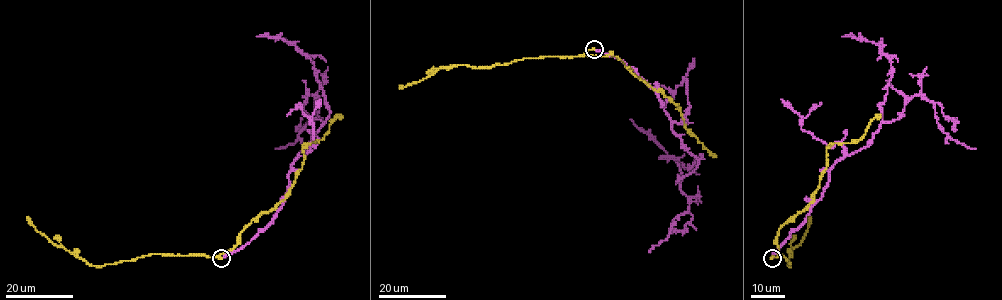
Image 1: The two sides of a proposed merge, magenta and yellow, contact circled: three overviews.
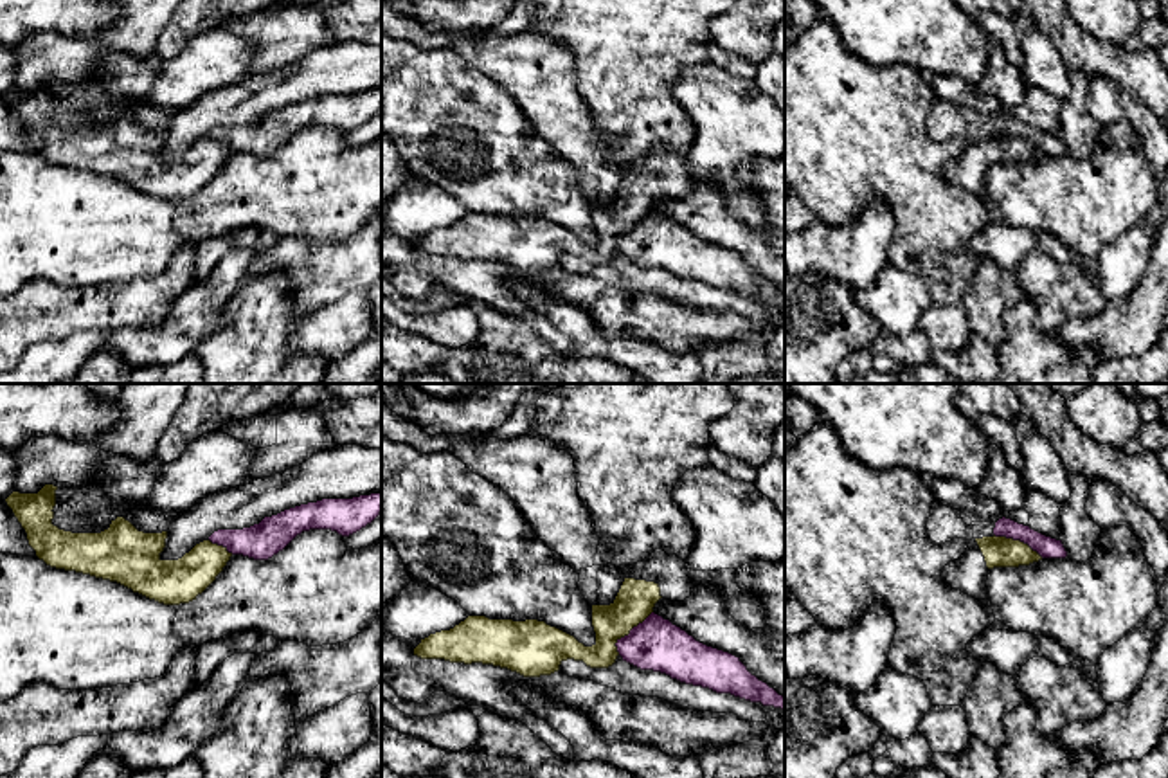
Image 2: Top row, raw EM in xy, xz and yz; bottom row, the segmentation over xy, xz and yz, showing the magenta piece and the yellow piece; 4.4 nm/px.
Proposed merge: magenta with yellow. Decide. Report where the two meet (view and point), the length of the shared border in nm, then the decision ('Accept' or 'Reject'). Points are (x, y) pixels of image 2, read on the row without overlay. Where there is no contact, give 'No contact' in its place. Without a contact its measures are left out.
Touches magenta at xz (630, 229). Shared border 260 nm. Reject

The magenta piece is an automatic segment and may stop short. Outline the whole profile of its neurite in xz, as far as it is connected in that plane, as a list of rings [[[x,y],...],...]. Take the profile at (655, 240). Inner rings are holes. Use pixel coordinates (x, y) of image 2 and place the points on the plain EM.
[[[655,209],[617,236],[615,243],[623,258],[641,267],[785,306],[785,294],[752,272],[740,254],[696,238]]]

